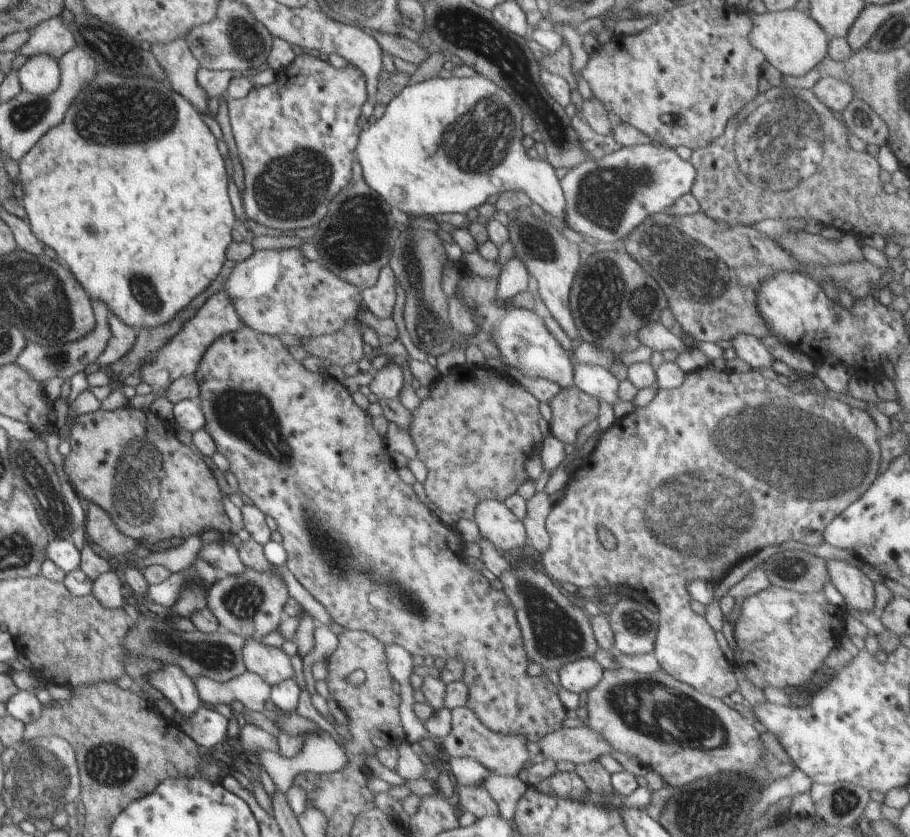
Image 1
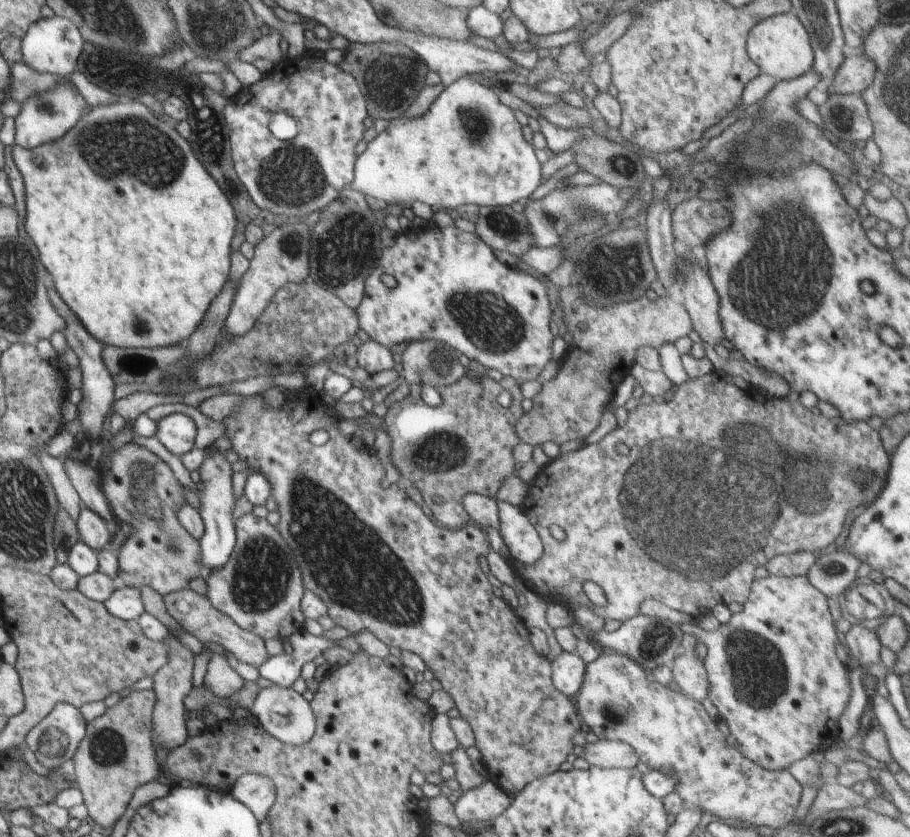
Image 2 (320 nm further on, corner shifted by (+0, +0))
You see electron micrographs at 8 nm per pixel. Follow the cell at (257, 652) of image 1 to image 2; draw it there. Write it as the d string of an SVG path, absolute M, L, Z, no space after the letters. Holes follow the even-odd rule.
M182 589L181 591L170 593L163 596L167 613L192 636L195 636L201 643L212 642L212 644L220 644L226 650L233 661L248 663L258 668L262 663L265 663L269 658L269 653L266 651L264 639L257 634L244 630L230 618L212 606L209 598L200 595L199 591L191 589Z

